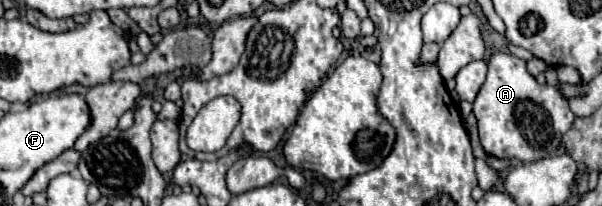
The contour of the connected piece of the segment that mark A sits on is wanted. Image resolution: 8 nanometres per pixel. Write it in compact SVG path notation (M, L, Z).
M498 52L488 60L488 76L474 100L480 142L490 156L510 158L516 162L536 162L556 154L562 134L574 124L568 102L554 90L538 84L528 74L526 62Z

